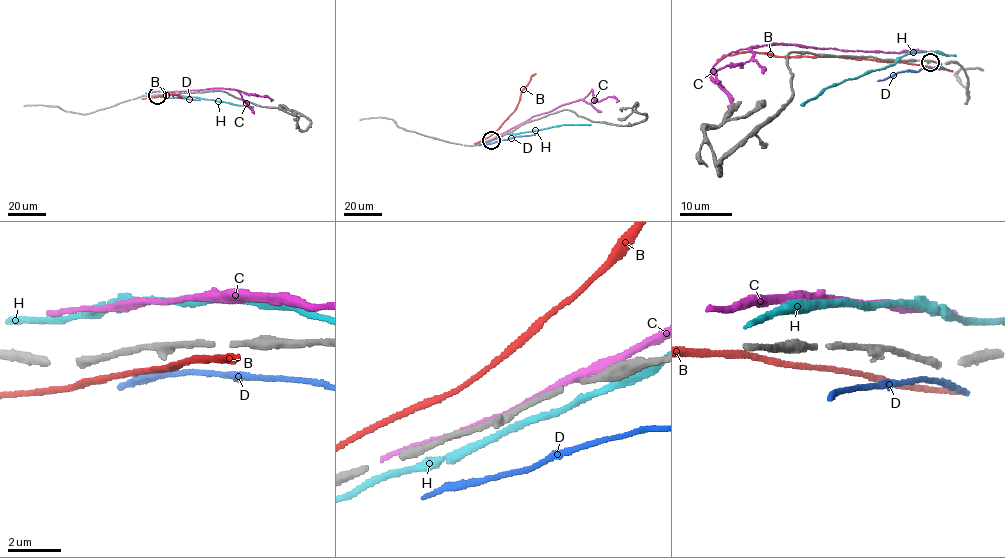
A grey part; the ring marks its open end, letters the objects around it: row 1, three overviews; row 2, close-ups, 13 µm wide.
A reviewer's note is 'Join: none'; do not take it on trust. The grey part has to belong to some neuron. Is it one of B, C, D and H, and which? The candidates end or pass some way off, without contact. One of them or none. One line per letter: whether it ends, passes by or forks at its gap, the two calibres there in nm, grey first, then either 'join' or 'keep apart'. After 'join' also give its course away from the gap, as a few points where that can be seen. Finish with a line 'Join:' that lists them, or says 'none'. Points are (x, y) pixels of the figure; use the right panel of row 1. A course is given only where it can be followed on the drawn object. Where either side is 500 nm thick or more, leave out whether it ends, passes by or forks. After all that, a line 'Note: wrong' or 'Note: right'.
B: it passes by; calibres 280 and 180 nm; keep apart
C: it passes by; calibres 280 and 260 nm; keep apart
D: it passes by; calibres 280 and 190 nm; keep apart
H: it passes by; calibres 280 and 240 nm; keep apart
Join: none
Note: right

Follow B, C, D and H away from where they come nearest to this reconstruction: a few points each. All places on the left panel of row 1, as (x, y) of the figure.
B: (154, 97), (177, 95), (182, 98)
C: (155, 92), (226, 88), (267, 96), (271, 101)
D: (158, 96), (200, 100)
H: (157, 91), (253, 107)

